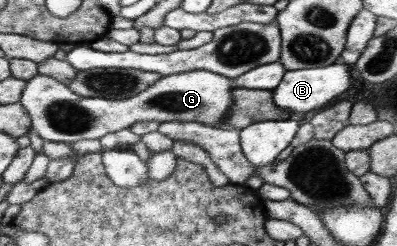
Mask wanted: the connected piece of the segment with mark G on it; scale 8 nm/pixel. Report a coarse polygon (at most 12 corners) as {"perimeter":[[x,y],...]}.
{"perimeter":[[38,74],[20,105],[46,141],[100,139],[139,121],[221,127],[233,83],[160,76],[112,101]]}

